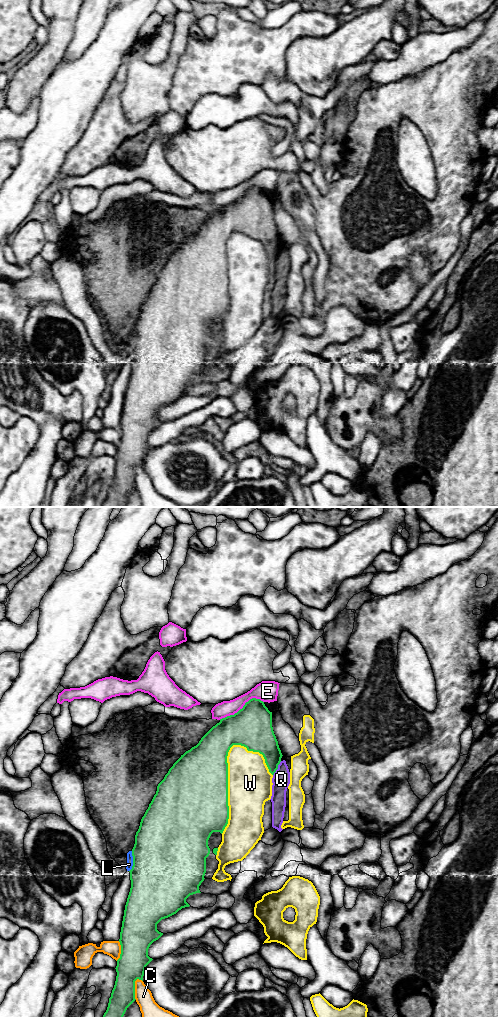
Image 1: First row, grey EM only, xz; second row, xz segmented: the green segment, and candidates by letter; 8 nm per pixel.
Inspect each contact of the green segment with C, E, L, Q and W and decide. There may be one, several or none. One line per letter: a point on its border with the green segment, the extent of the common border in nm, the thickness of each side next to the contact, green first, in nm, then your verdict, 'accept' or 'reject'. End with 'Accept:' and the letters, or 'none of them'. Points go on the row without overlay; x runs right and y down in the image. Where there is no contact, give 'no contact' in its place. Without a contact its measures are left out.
C: contact xz (134, 477); length 180 nm; calibres 220 and 180 nm; reject
E: contact xz (242, 196); length 380 nm; calibres 320 and 180 nm; reject
L: contact xz (133, 349); length 170 nm; calibres 500 and 50 nm; reject
Q: contact xz (277, 256); length 140 nm; calibres 200 and 140 nm; reject
W: contact xz (227, 274); length 750 nm; calibres 500 and 360 nm; reject
Accept: none of them

